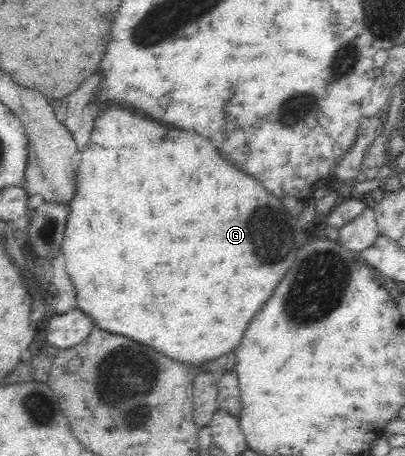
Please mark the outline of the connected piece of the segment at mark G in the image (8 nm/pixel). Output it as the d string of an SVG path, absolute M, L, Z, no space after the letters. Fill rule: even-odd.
M100 107L98 116L94 119L93 129L82 153L80 164L76 170L76 195L68 203L70 215L66 221L67 225L61 245L61 253L66 263L66 271L70 279L74 281L76 287L77 307L80 308L91 320L95 327L126 335L142 345L148 345L162 355L180 361L180 363L190 363L202 365L206 361L212 361L220 355L230 353L232 349L238 347L250 319L256 315L256 311L272 297L274 289L286 275L286 271L292 267L296 253L300 245L306 244L304 233L298 227L298 219L290 217L286 213L280 198L272 195L263 185L252 175L242 173L234 165L230 165L220 153L200 137L198 133L192 131L176 131L168 125L160 125L140 113L134 111L124 111L123 107ZM180 199L202 199L202 203L180 203Z

